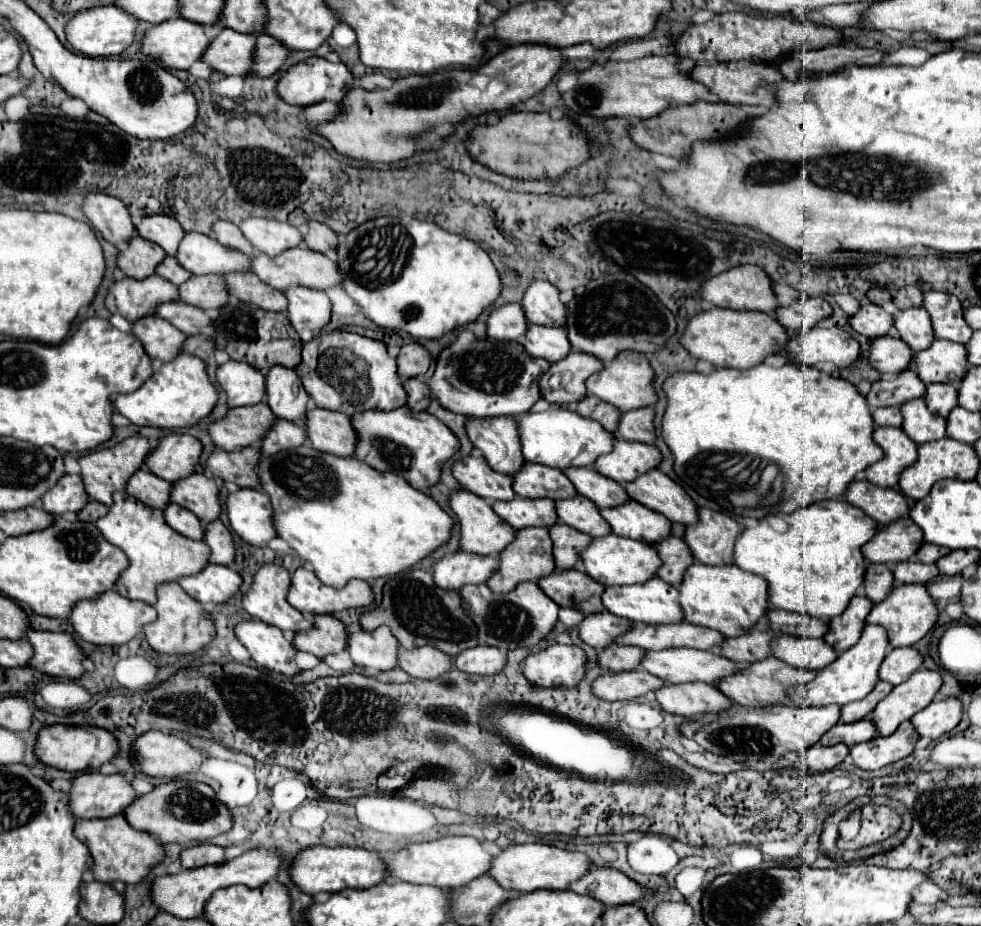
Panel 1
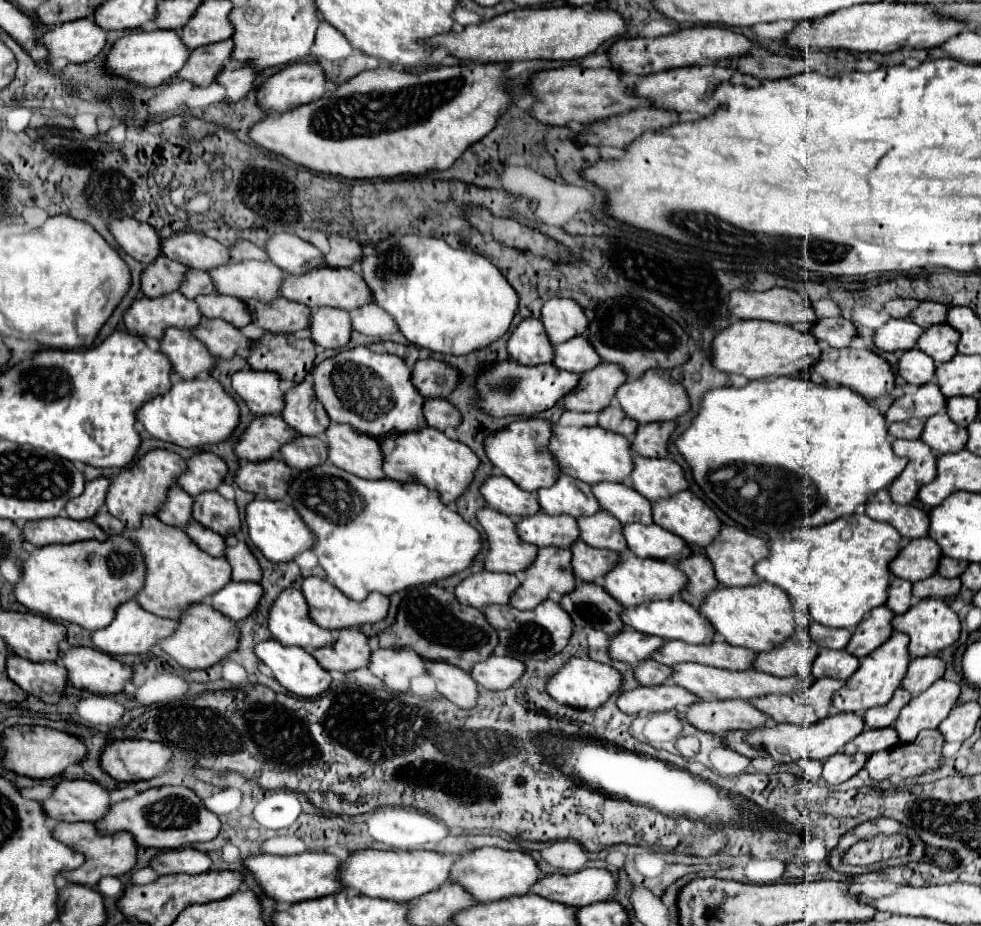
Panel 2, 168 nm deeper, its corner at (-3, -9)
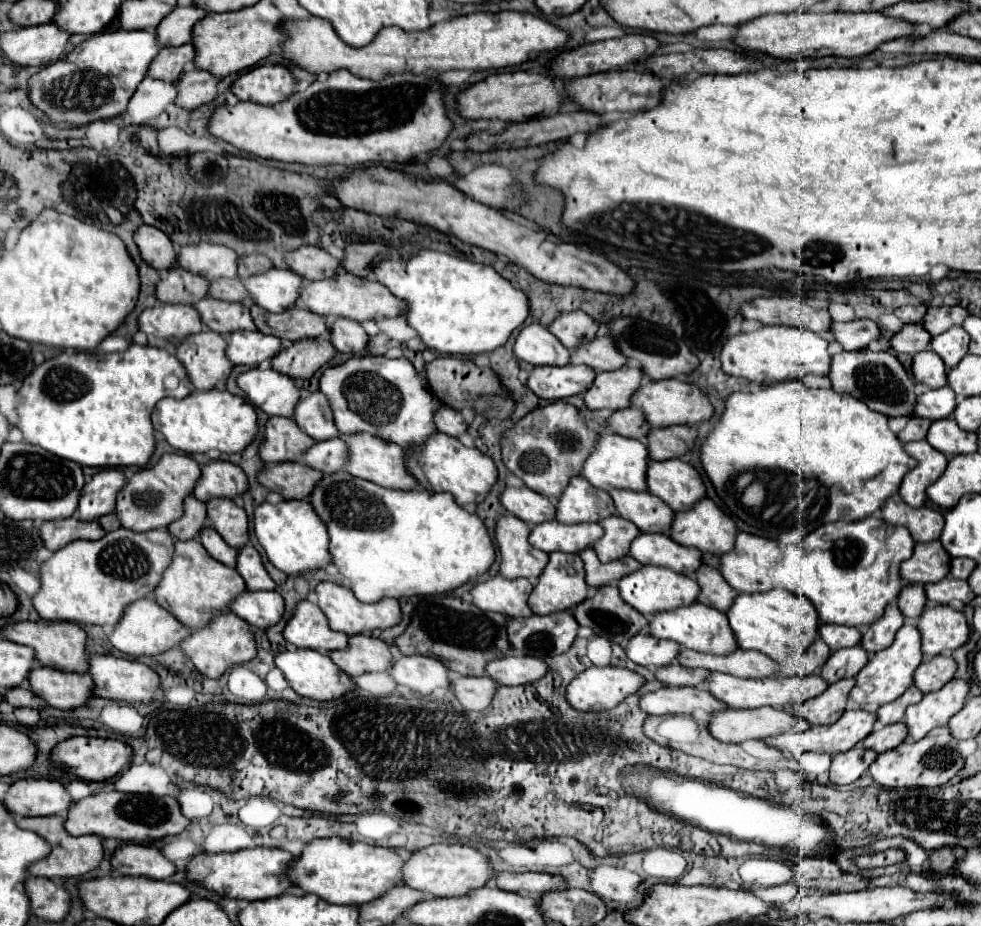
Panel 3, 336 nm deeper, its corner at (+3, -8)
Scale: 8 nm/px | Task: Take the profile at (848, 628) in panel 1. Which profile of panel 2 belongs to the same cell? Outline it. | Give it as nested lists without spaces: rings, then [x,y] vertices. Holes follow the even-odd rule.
[[[886,605],[876,607],[868,619],[864,619],[860,623],[860,627],[854,629],[854,635],[846,647],[848,653],[864,659],[866,655],[870,655],[876,647],[880,647],[884,641],[888,641],[892,637],[892,619],[894,619],[894,611],[890,611]]]

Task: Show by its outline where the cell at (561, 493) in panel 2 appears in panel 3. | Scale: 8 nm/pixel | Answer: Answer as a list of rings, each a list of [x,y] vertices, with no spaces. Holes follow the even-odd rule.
[[[580,476],[570,478],[568,486],[558,496],[556,504],[556,520],[564,524],[576,522],[598,522],[598,518],[606,518],[614,514],[612,498],[590,486]]]

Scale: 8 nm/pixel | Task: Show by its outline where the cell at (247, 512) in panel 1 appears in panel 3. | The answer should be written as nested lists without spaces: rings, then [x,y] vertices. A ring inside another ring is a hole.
[[[284,500],[278,504],[262,502],[254,510],[254,534],[268,560],[286,574],[302,574],[304,570],[318,570],[330,564],[326,526],[322,526],[322,520],[310,510],[306,500]]]

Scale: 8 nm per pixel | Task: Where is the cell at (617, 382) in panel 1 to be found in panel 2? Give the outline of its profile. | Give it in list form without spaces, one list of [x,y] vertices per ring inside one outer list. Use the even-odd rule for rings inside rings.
[[[650,369],[642,379],[636,381],[626,381],[618,391],[616,391],[616,401],[624,409],[624,413],[638,421],[640,425],[644,423],[662,423],[662,421],[674,421],[680,415],[684,415],[690,409],[690,399],[688,393],[684,391],[684,385],[674,381],[672,375],[664,369]]]

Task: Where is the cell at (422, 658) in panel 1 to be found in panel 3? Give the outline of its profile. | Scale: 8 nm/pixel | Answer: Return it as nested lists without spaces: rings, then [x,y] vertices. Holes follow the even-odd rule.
[[[450,672],[450,688],[466,710],[484,710],[496,690],[496,682],[488,676],[460,676]]]

